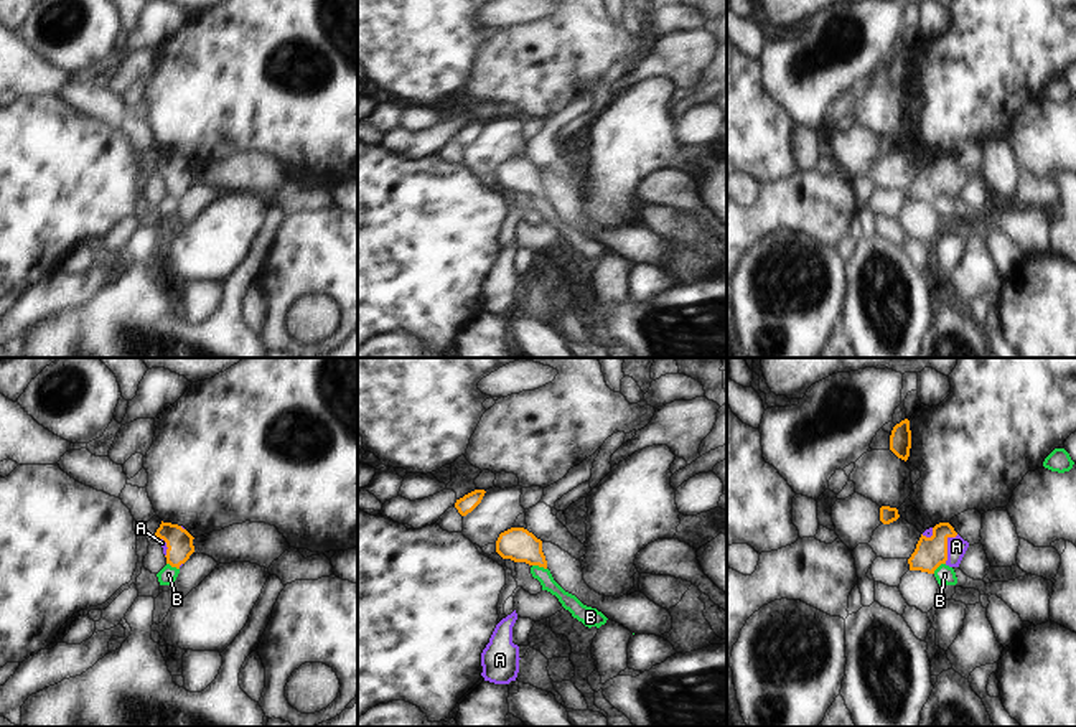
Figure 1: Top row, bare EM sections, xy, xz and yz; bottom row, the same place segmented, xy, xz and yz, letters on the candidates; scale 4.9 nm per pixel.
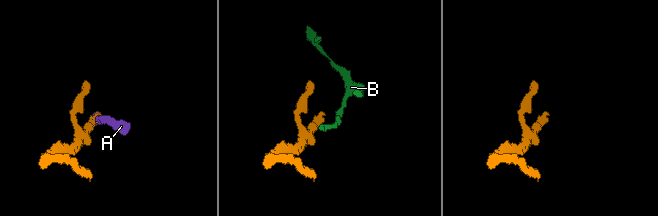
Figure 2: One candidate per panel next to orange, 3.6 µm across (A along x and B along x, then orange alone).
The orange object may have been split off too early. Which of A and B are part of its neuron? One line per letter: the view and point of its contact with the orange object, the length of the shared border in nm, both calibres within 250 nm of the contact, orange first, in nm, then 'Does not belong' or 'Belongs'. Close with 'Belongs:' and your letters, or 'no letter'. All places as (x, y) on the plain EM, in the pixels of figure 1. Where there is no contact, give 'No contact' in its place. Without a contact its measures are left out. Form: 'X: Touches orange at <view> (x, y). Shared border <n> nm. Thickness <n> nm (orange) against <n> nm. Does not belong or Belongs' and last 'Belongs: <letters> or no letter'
A: Touches orange at yz (946, 177). Shared border 160 nm. Thickness 150 nm (orange) against 100 nm. Belongs
B: Touches orange at xz (539, 196). Shared border 80 nm. Thickness 160 nm (orange) against 80 nm. Does not belong
Belongs: A

